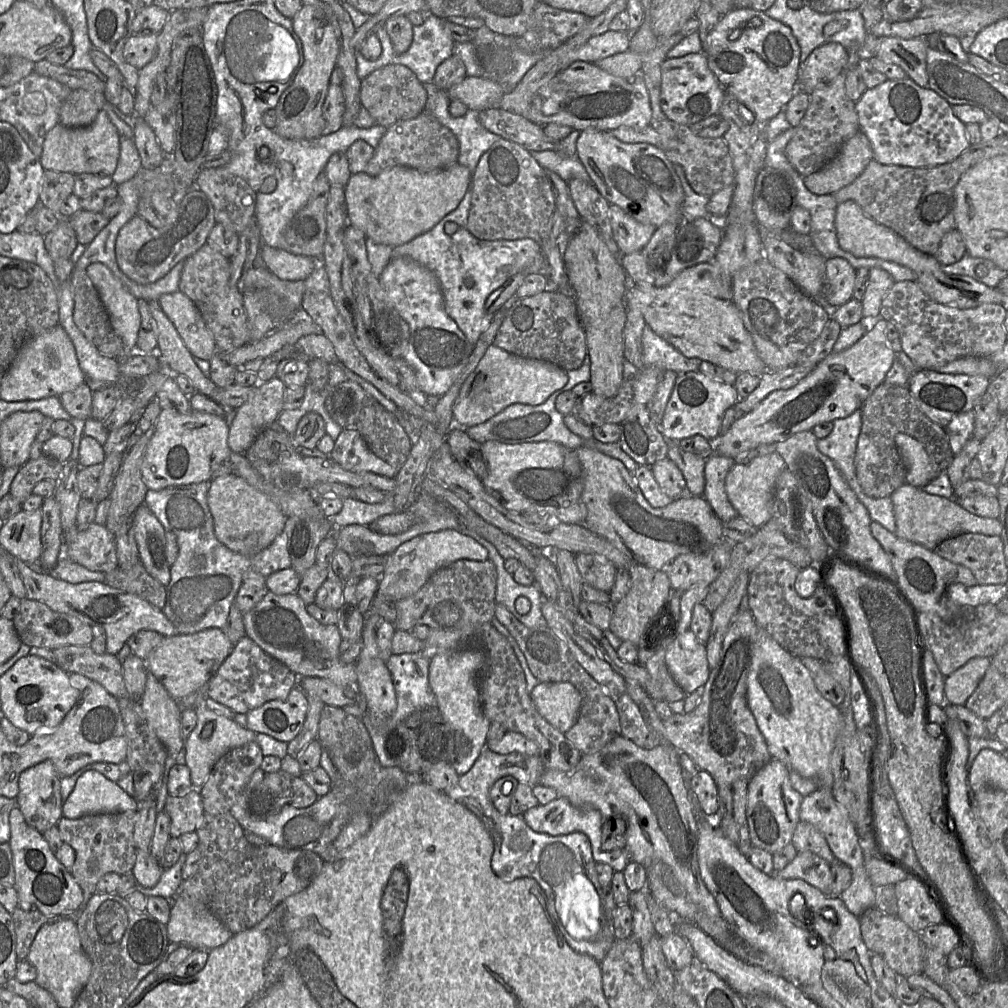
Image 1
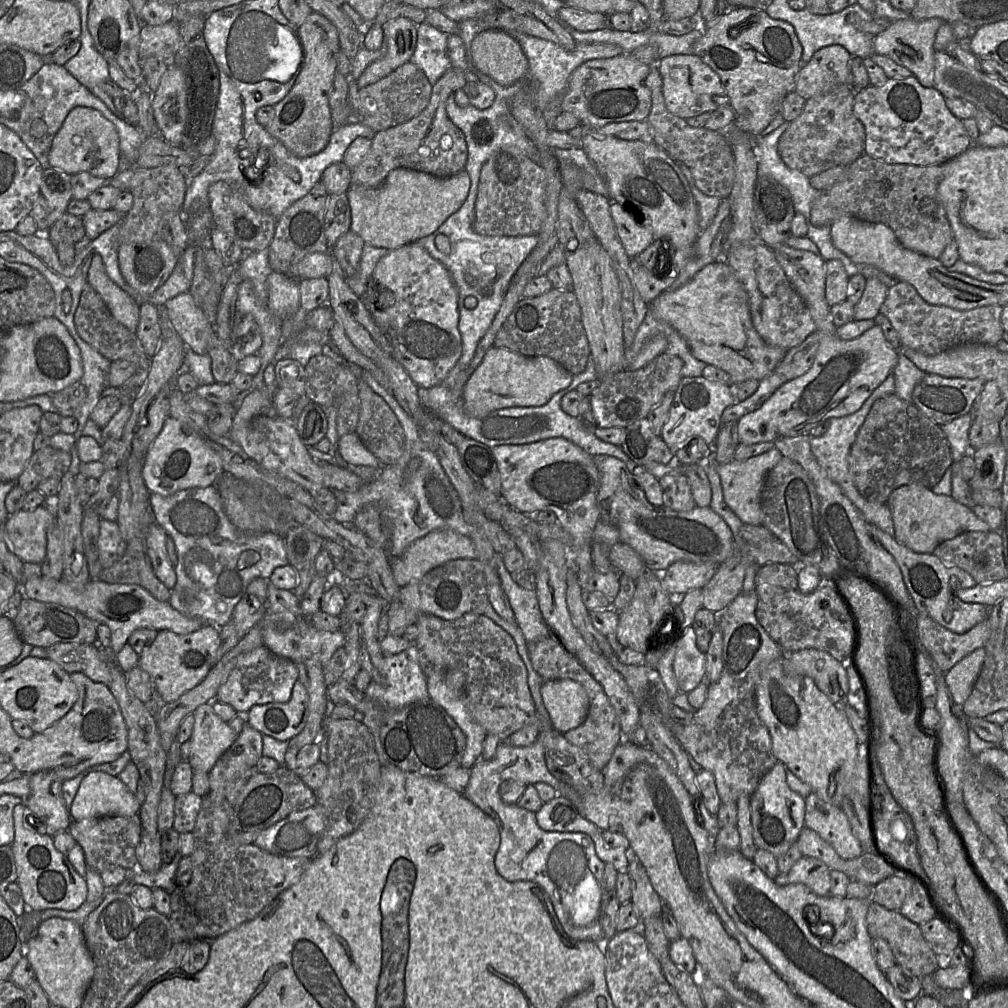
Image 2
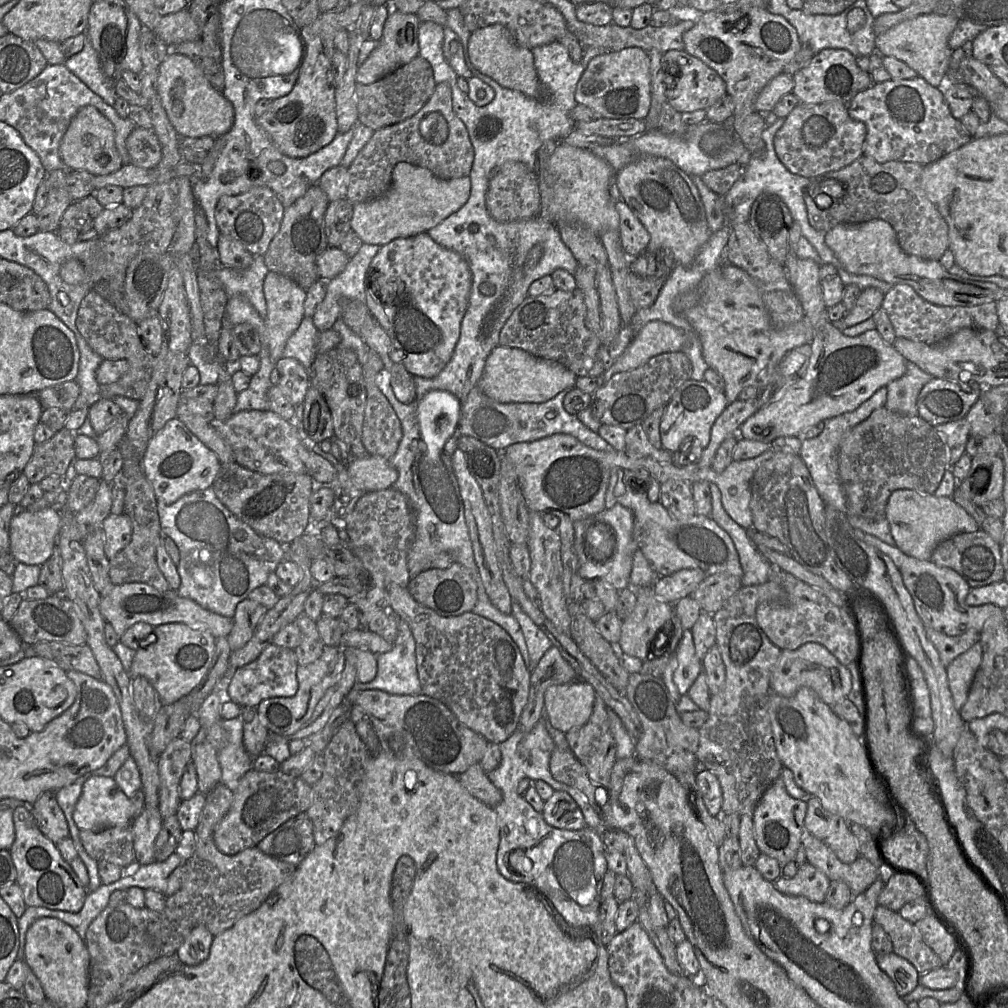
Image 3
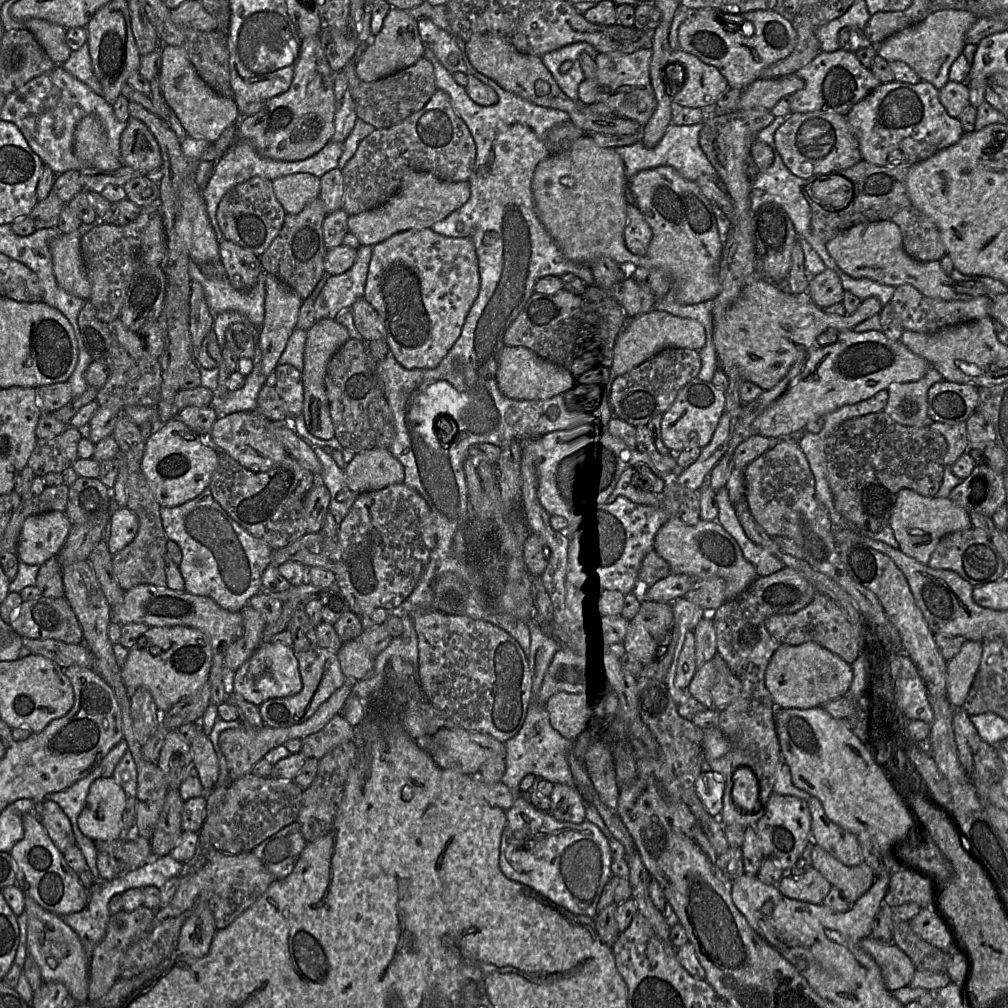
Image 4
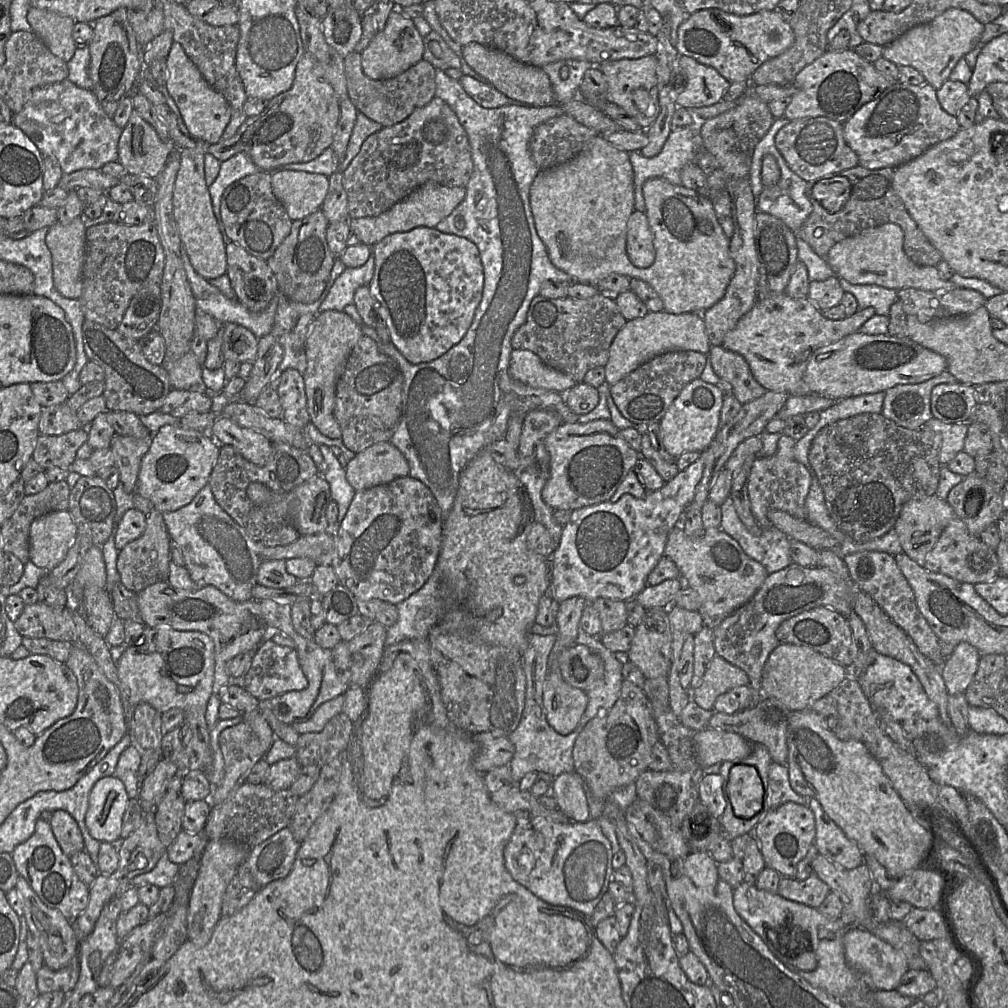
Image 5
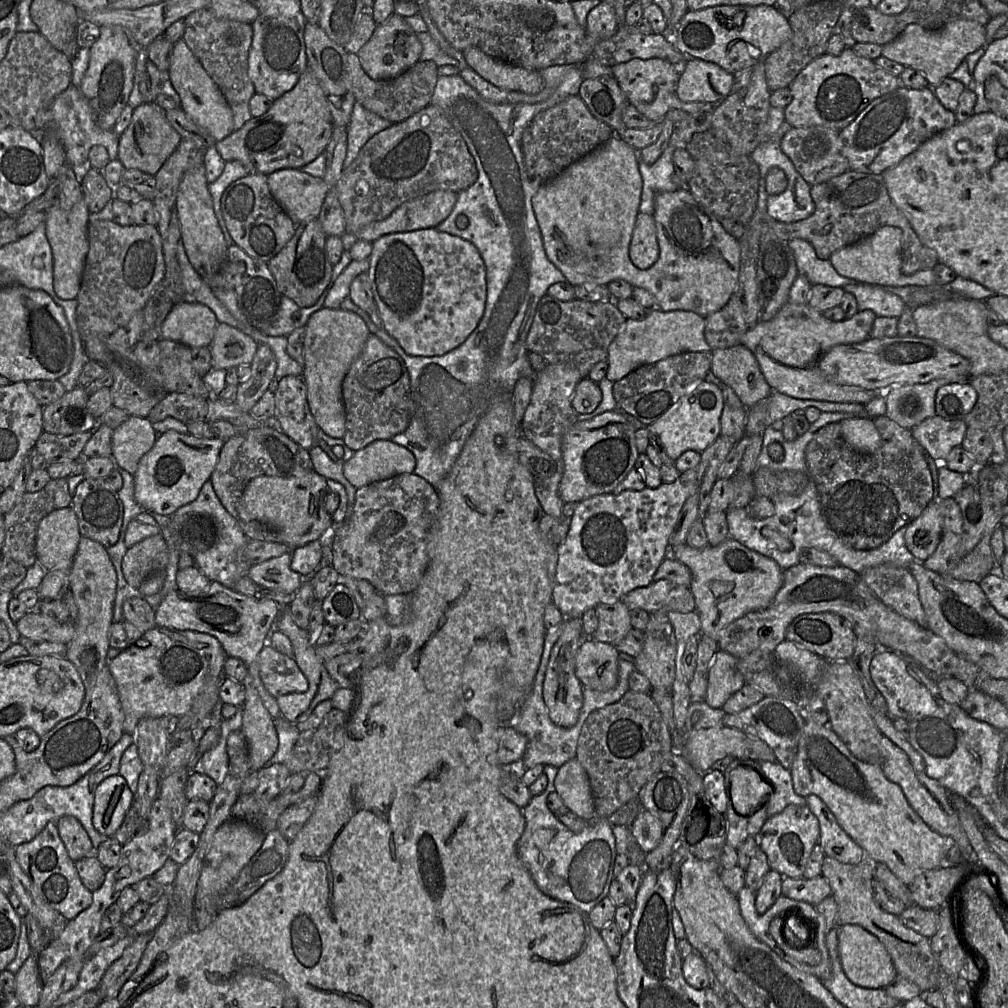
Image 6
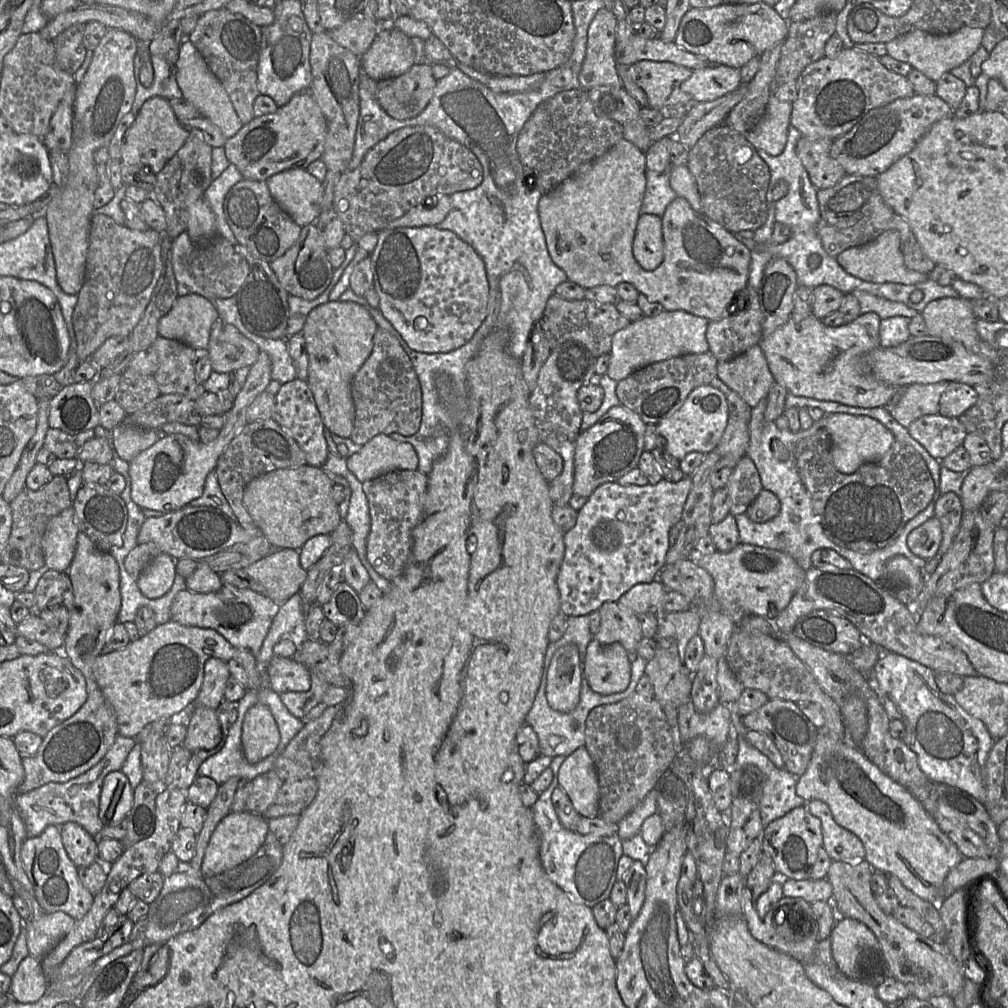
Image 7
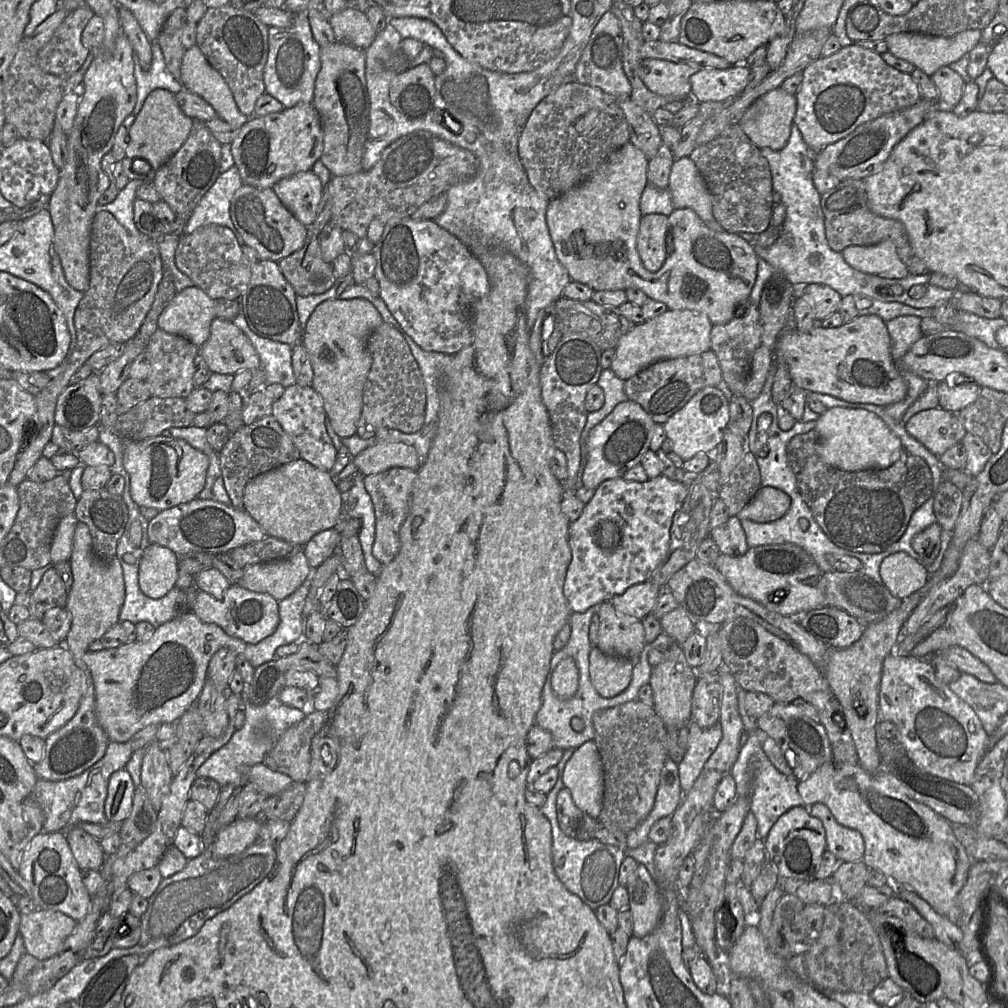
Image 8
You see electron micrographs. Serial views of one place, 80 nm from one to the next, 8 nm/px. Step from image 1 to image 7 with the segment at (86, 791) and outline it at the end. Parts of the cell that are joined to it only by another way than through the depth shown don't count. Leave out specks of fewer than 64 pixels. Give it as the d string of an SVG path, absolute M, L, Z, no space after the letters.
M121 771L109 773L103 781L99 818L104 826L121 824L133 805L133 789L127 776Z

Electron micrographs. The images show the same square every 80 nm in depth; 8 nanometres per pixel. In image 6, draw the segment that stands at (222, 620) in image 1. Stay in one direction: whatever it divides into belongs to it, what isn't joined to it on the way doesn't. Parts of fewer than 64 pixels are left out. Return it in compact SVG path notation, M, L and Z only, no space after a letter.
M210 479L203 484L197 498L193 502L178 508L170 518L175 527L181 532L182 527L193 516L210 518L217 532L214 543L207 550L192 555L194 566L196 566L211 582L219 582L223 586L233 589L235 583L240 578L246 576L251 567L244 558L244 550L249 539L245 536L237 521L228 513L220 502Z

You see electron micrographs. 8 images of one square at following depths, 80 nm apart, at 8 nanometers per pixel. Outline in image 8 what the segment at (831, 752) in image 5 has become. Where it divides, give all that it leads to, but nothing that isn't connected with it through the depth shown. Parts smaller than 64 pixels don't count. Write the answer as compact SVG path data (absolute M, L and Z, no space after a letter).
M833 761L826 762L797 785L803 806L814 803L825 804L836 821L847 828L861 833L865 852L862 861L869 869L887 876L895 887L910 888L925 900L936 912L956 924L961 916L957 895L966 883L973 861L953 833L953 825L928 806L911 799L900 782L889 772L880 769L870 774L859 764L837 767Z

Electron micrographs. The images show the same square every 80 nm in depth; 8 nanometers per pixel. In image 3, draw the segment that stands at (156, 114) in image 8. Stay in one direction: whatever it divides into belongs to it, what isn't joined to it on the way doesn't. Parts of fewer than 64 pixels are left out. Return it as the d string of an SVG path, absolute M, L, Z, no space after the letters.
M136 127L126 139L131 164L154 169L162 158L162 147L153 130Z

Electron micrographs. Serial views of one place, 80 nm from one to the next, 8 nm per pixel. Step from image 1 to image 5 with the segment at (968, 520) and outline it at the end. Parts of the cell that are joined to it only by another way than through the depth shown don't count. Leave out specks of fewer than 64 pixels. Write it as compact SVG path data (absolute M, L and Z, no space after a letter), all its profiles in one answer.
M936 495L906 502L893 528L898 535L903 553L924 567L927 555L934 548L944 528L955 517L955 511L950 504Z

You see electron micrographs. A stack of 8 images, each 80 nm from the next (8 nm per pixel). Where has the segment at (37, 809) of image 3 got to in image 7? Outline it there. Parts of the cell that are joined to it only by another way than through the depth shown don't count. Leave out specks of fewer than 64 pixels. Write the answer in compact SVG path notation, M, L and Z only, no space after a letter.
M66 822L59 829L64 848L77 867L89 866L98 861L97 838L75 822Z

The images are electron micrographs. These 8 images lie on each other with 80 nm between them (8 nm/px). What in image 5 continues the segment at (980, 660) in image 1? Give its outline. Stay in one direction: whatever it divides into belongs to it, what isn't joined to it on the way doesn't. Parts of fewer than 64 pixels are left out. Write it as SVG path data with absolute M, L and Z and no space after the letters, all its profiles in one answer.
M960 642L941 666L947 693L964 694L978 669L981 654L968 642Z

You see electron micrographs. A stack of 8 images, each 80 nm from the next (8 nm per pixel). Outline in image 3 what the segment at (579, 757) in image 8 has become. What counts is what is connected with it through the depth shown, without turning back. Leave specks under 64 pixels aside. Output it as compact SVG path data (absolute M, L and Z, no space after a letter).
M554 791L541 812L545 822L559 829L581 830L587 827L583 813L575 800L564 791Z

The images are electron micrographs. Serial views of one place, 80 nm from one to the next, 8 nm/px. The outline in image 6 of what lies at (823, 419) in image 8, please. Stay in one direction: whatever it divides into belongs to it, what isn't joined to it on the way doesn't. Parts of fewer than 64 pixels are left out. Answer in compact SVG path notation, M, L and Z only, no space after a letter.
M854 417L839 422L846 445L860 453L872 453L882 443L872 418Z

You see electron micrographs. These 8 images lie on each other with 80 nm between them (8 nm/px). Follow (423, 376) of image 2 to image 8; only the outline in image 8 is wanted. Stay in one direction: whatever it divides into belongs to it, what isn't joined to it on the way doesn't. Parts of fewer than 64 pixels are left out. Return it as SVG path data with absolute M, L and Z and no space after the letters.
M392 219L374 245L379 296L403 331L425 351L454 355L472 341L471 306L490 291L488 274L457 237L432 220Z

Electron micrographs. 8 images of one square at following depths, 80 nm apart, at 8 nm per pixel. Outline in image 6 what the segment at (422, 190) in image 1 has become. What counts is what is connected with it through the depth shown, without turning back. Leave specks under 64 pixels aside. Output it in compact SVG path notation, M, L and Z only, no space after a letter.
M449 190L419 196L401 204L386 219L373 222L353 235L373 243L386 234L435 228L448 218L457 197L457 192Z

